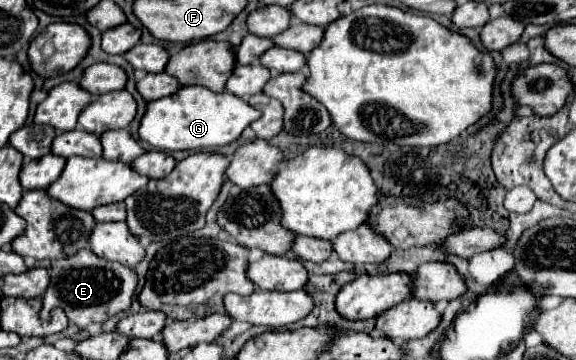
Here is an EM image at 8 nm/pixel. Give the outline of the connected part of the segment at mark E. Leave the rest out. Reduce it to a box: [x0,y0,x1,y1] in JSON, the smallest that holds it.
[39,248,137,330]

